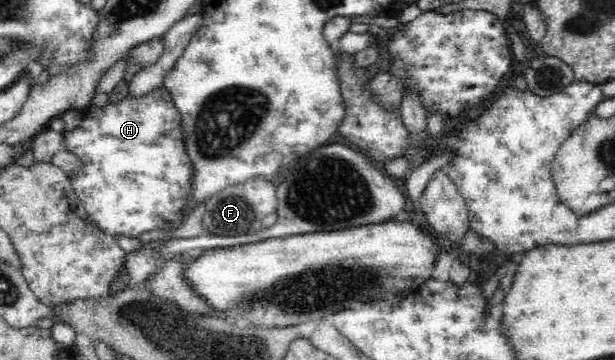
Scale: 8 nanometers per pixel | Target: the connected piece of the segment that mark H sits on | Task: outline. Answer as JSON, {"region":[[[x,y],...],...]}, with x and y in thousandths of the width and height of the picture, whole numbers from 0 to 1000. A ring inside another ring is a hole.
{"region":[[[267,236],[236,261],[236,267],[211,267],[211,261],[197,283],[187,283],[174,289],[166,300],[145,300],[145,311],[135,314],[137,328],[132,333],[132,344],[115,361],[109,378],[106,378],[106,414],[119,428],[124,428],[128,442],[132,442],[130,472],[119,486],[112,486],[112,497],[119,528],[125,536],[128,556],[132,556],[135,572],[138,575],[140,592],[145,597],[151,622],[158,628],[161,639],[172,644],[176,653],[189,656],[195,650],[200,656],[220,658],[233,644],[246,644],[246,639],[255,639],[255,633],[289,633],[296,617],[298,603],[304,594],[296,594],[296,583],[302,569],[302,556],[306,553],[306,539],[311,522],[311,494],[314,494],[314,458],[307,444],[307,431],[302,419],[299,372],[294,356],[294,319],[278,275],[278,264],[273,250],[267,250]]]}

